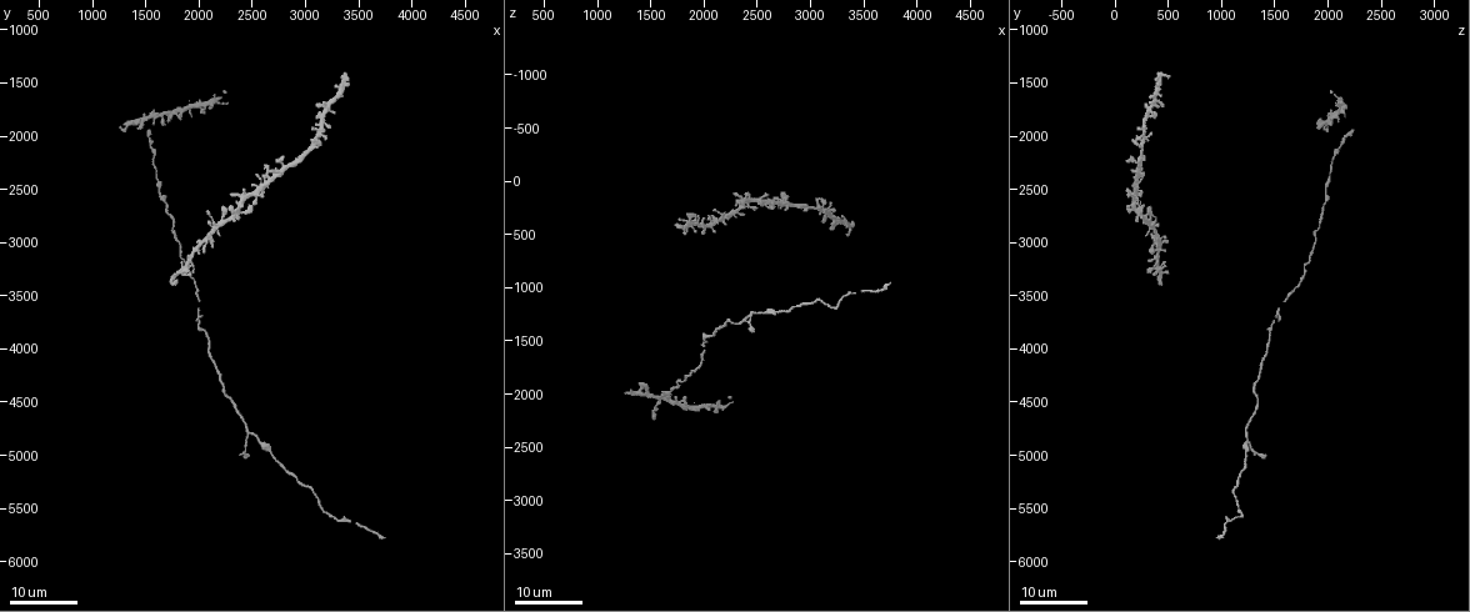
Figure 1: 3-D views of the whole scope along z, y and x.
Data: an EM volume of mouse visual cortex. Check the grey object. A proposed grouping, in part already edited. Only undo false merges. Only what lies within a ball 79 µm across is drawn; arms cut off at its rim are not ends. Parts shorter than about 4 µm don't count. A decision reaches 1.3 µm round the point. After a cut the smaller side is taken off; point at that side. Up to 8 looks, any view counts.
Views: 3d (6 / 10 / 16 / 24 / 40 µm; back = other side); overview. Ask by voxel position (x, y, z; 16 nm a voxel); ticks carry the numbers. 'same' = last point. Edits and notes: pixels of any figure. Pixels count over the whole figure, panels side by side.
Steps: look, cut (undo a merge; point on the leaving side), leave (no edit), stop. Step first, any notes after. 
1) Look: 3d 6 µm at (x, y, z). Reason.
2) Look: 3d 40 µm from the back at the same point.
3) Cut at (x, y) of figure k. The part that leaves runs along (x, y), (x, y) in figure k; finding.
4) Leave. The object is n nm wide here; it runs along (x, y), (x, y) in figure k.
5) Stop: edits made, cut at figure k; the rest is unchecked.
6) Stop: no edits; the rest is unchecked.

Look: 3d 24 µm at (2460, 4780, 1240). A fork.

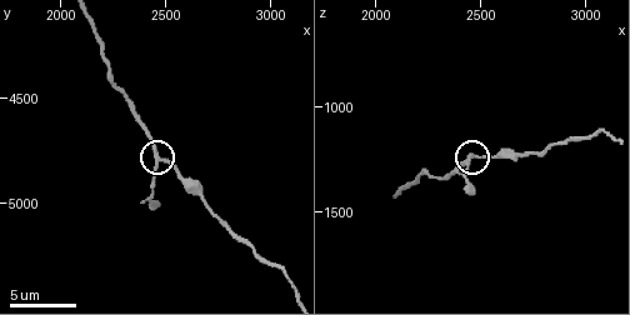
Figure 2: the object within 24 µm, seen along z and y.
Look: 3d 6 µm at (2480, 4790, 1230).

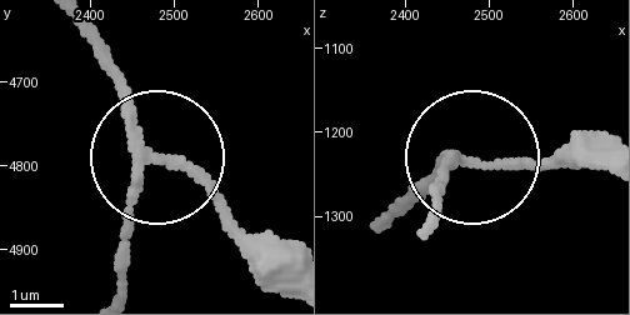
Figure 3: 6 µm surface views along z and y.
Cut at (121, 229) of figure 3. 3 arms meet here; the part that leaves runs along (131, 163), (119, 293) in figure 3; a second neuron is stuck on.

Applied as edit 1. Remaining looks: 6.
Look: overview.

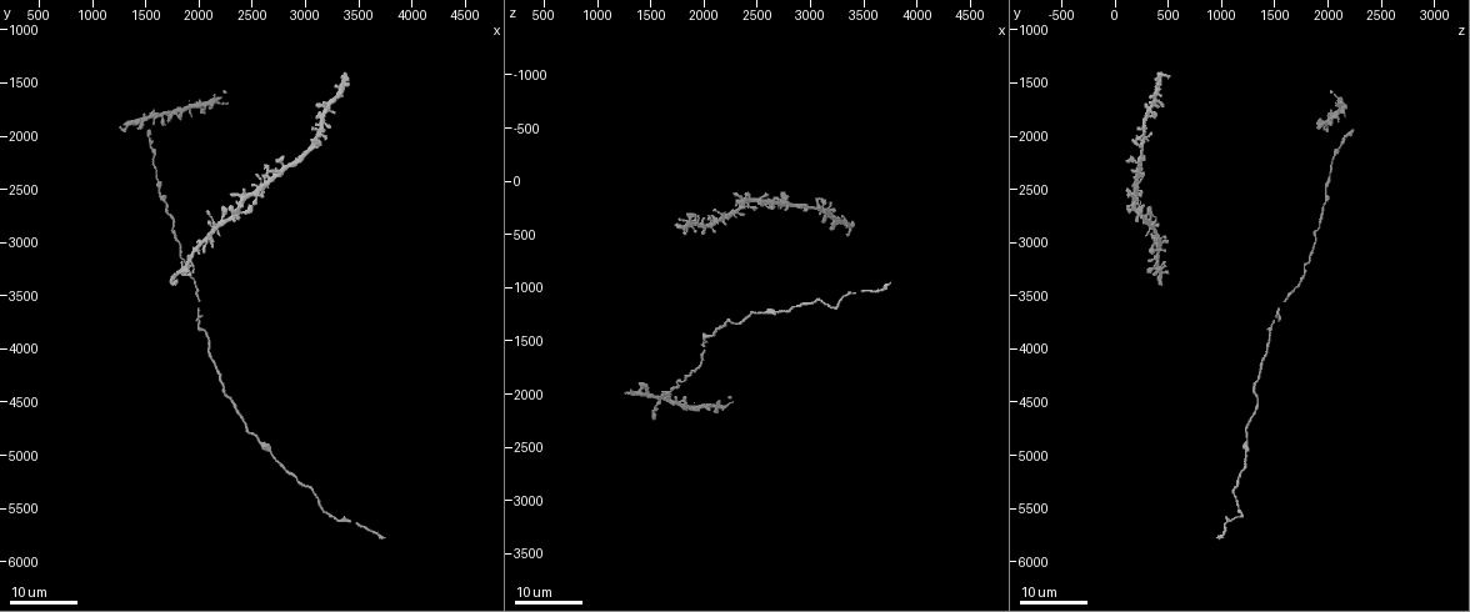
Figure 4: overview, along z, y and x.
Look: 3d 16 µm at (1820, 3280, 520).

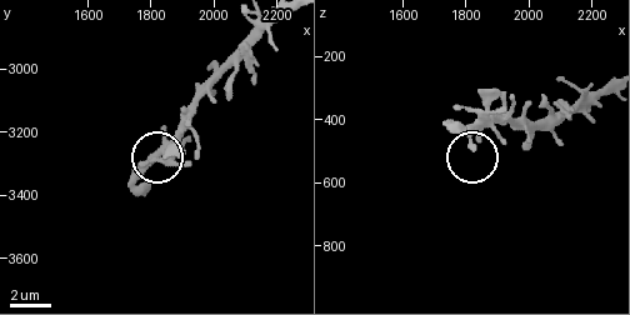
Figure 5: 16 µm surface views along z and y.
Look: 3d 10 µm at the same point. Zoom in.

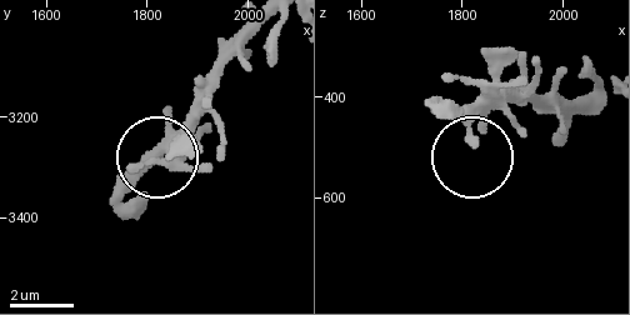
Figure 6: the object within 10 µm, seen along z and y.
Leave. It runs along (475, 149), (466, 119), (491, 56) in figure 6; continuous, no second neuron.

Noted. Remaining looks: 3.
Look: 3d 16 µm at (2290, 4470, 1330). Narrows sharply.

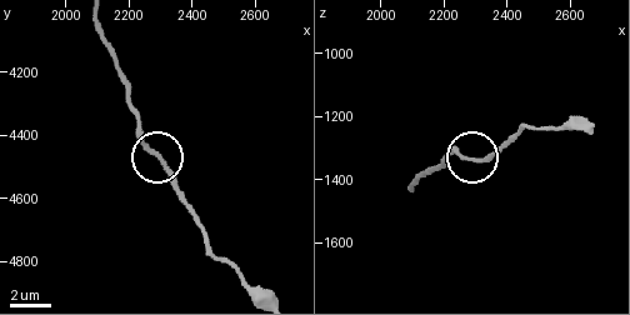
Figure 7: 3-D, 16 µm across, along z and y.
Look: 3d 16 µm from the back at (2290, 4470, 1330).

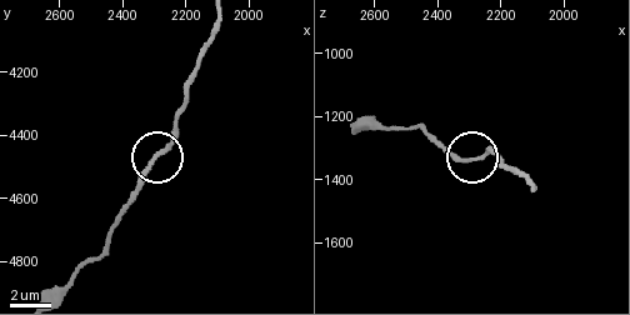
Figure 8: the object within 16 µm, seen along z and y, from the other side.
Leave. Continuous, no second neuron.

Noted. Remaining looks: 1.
Stop: edits made, cut at figure 3; the rest is unchecked.

